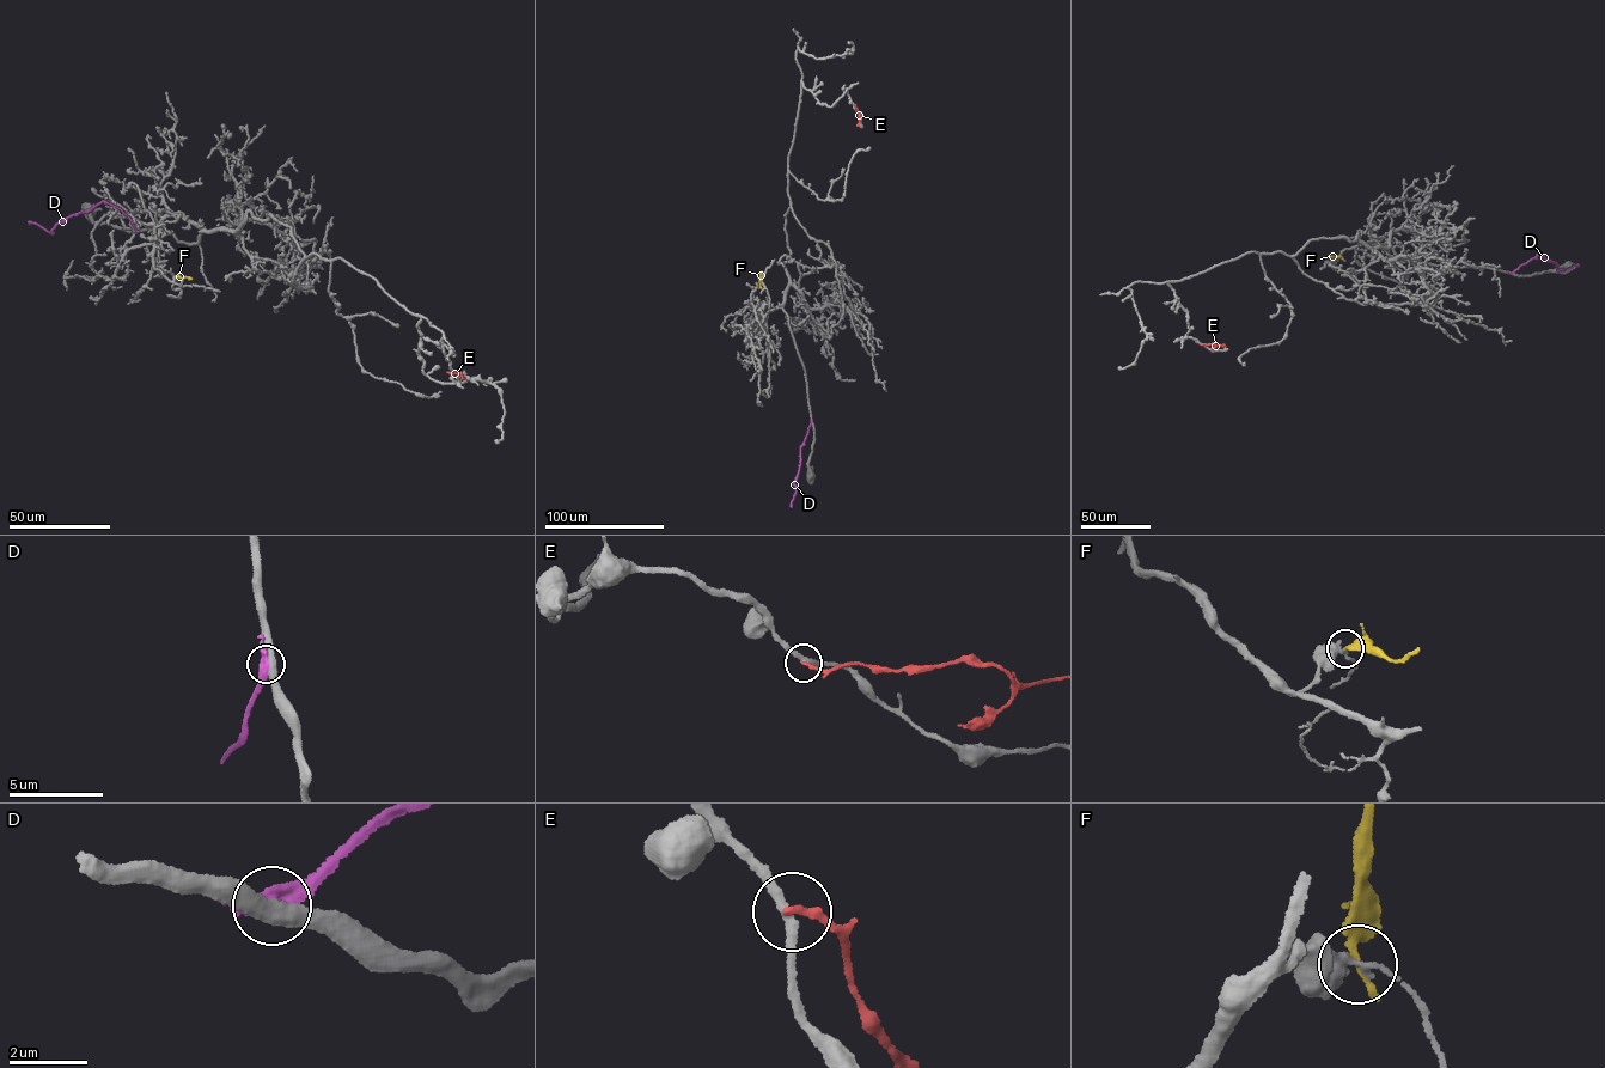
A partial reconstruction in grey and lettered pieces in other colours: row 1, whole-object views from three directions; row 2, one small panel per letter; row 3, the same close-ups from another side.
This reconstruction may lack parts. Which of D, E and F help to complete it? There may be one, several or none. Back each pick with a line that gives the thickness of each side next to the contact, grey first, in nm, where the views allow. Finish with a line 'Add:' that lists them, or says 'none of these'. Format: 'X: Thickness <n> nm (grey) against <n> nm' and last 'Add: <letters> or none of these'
Add: none of these

